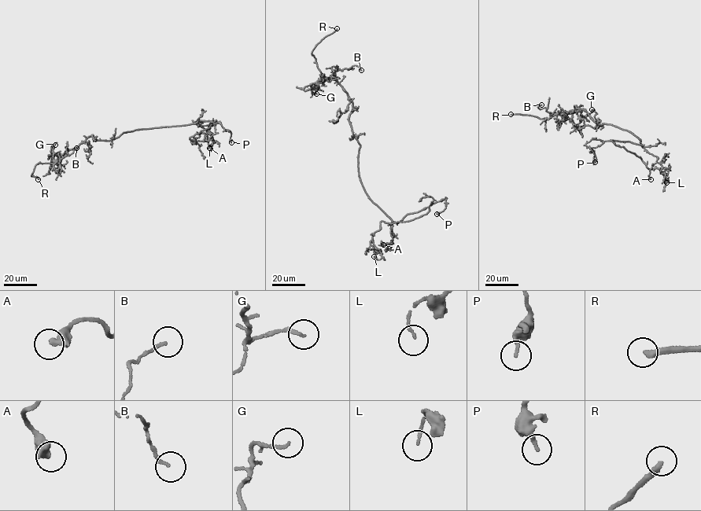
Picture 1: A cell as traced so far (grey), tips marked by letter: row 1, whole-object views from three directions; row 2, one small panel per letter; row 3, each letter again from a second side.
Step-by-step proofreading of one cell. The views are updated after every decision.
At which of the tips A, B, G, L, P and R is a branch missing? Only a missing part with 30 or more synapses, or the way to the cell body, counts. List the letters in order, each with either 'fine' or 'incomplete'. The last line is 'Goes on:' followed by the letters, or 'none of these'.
A: fine
B: fine
G: fine
L: fine
P: fine
R: incomplete
Goes on: R

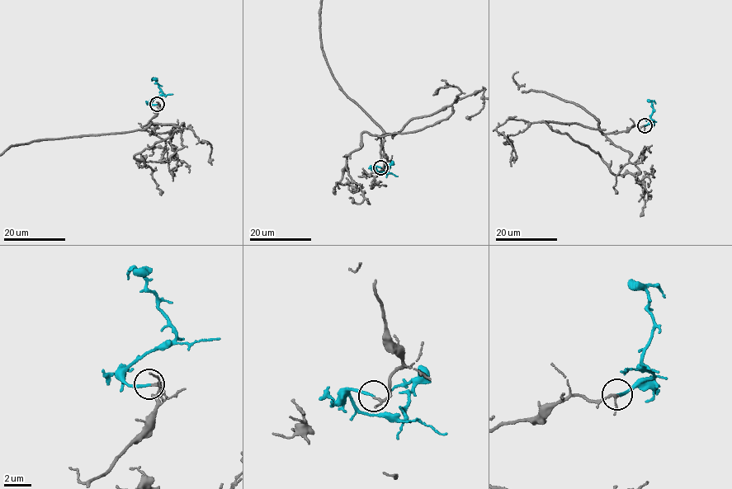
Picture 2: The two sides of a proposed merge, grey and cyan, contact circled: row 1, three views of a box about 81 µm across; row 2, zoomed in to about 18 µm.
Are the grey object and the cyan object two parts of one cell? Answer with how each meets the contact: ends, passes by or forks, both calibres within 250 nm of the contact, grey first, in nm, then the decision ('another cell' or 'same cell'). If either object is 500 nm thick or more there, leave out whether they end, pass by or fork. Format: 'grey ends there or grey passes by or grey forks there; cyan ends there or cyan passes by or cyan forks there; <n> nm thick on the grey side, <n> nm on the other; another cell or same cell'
grey passes by; cyan ends there; 120 nm thick on the grey side, 160 nm on the other; same cell

